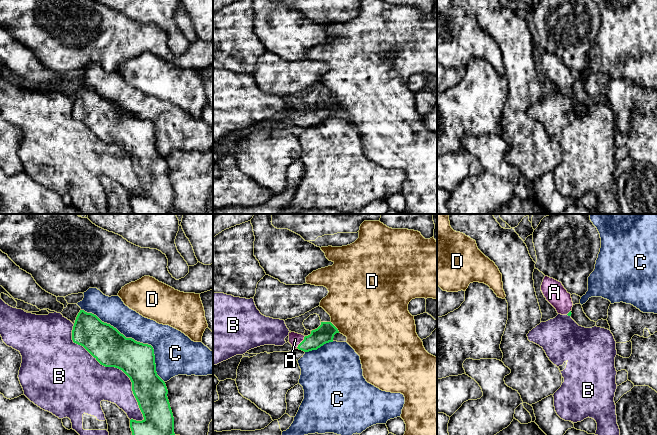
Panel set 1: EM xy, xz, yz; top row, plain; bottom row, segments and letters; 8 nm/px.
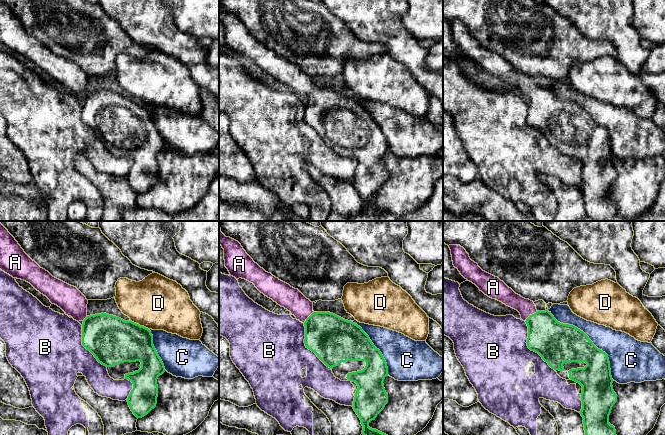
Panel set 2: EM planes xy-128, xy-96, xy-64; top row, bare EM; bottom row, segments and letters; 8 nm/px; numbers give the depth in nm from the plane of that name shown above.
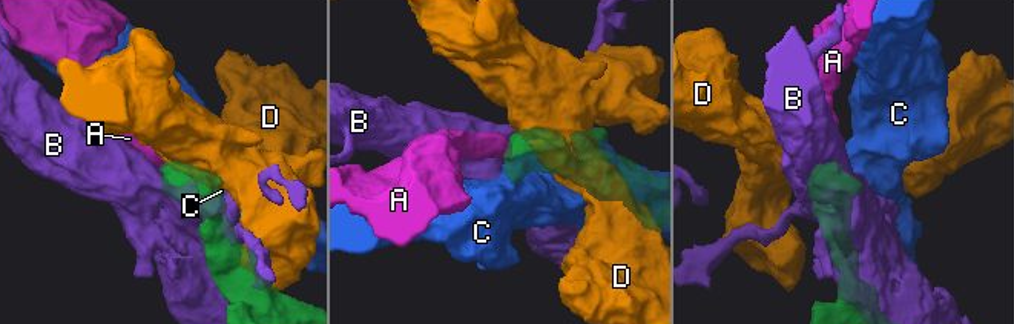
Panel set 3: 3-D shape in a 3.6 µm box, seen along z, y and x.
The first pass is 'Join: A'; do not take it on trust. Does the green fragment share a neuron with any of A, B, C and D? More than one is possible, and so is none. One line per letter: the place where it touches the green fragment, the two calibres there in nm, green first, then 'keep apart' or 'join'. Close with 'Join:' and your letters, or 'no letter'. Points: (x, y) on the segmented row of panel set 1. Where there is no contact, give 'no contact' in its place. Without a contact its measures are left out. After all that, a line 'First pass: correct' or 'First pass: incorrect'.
A: xz (301, 342) | 150/100 nm | join
B: xy (114, 366) | 280/360 nm | keep apart
C: xy (133, 339) | 280/240 nm | keep apart
D: xz (335, 327) | 150/500 nm | keep apart
Join: A
First pass: correct

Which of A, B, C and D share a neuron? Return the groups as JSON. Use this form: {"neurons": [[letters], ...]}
{"neurons": [["A"], ["B"], ["C"], ["D"]]}

